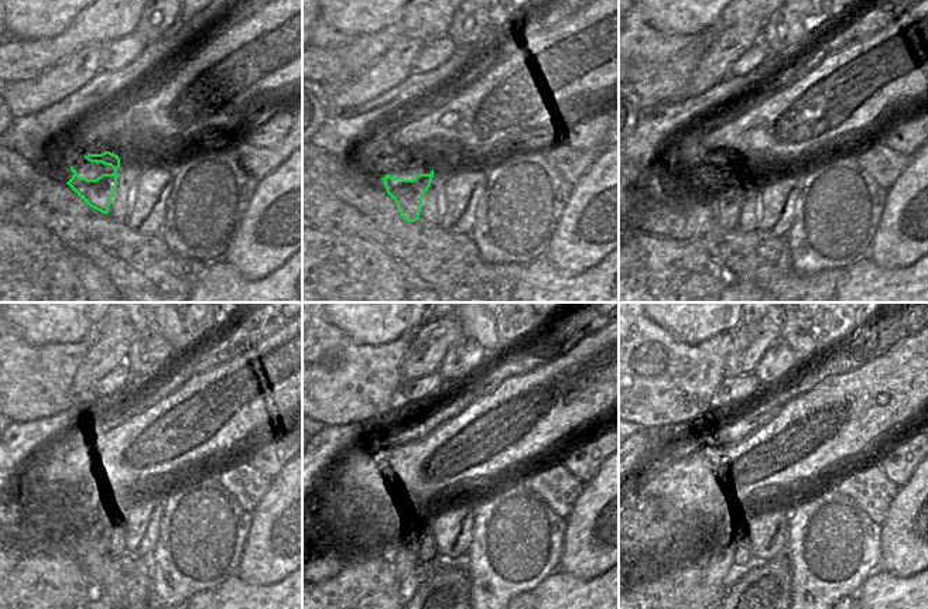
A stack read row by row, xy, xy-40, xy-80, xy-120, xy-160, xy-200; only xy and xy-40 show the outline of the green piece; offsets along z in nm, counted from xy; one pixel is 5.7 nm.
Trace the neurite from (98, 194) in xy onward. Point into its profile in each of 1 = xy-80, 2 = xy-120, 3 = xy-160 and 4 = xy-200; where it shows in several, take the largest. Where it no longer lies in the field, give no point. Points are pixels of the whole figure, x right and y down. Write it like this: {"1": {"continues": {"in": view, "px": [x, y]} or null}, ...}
{"1": {"continues": {"in": "xy-80", "px": [725, 197]}}, "2": {"continues": {"in": "xy-120", "px": [92, 522]}}, "3": {"continues": {"in": "xy-160", "px": [403, 544]}}, "4": {"continues": {"in": "xy-200", "px": [718, 565]}}}

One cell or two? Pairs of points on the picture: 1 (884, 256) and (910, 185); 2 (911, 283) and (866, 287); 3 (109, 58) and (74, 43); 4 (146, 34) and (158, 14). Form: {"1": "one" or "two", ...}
{"1": "one", "2": "one", "3": "two", "4": "one"}

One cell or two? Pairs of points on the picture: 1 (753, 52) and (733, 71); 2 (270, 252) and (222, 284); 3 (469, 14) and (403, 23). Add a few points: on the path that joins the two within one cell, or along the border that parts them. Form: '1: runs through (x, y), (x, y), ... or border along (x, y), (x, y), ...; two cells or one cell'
1: runs through (749, 58), (739, 68); one cell
2: border along (223, 259), (249, 280), (264, 279), (274, 272); two cells
3: border along (454, 14), (447, 34); two cells

